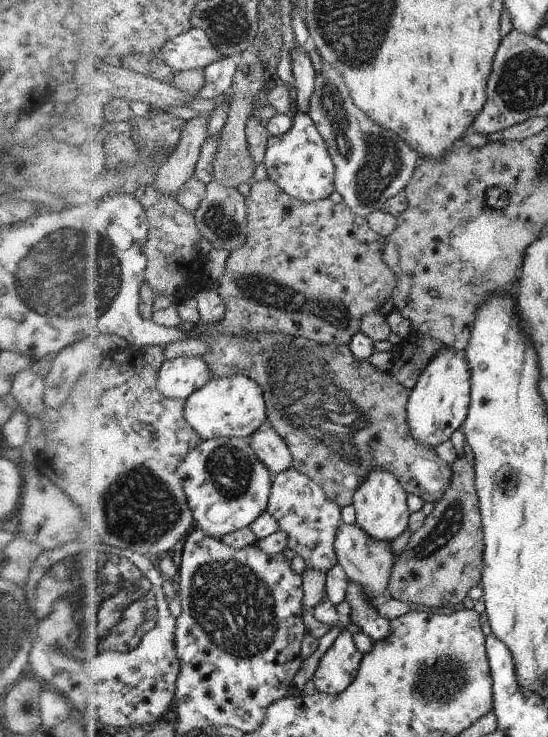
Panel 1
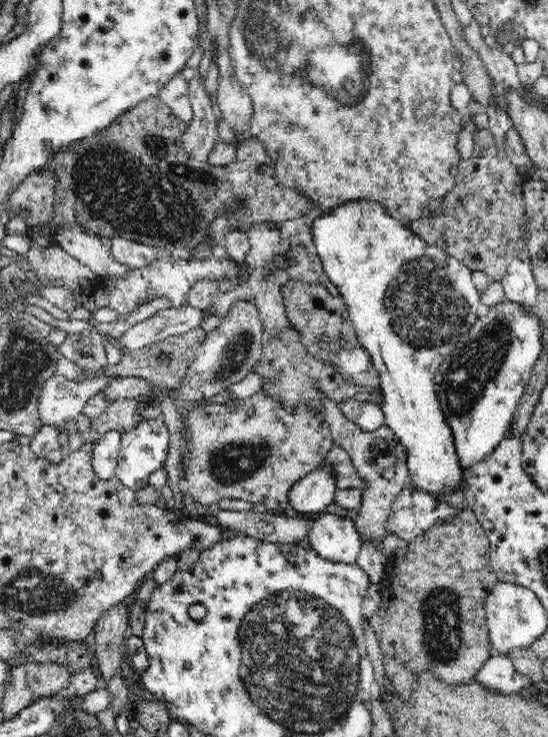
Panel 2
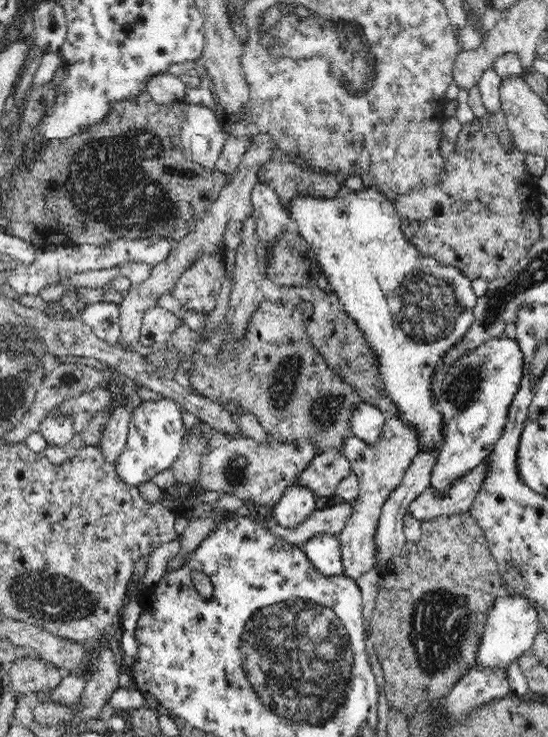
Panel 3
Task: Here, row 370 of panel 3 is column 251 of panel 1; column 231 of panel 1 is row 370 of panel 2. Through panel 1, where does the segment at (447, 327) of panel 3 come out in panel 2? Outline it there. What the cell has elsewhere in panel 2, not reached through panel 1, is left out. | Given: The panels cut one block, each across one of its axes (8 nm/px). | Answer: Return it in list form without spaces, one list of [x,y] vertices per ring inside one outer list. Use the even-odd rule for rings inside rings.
[[[360,202],[344,204],[340,208],[336,208],[332,213],[322,216],[316,222],[315,231],[315,247],[318,251],[318,256],[322,259],[326,275],[330,280],[340,289],[340,296],[346,299],[348,305],[348,313],[352,324],[354,325],[359,343],[366,348],[375,370],[380,375],[380,386],[384,395],[382,403],[382,410],[384,414],[384,424],[395,434],[395,437],[400,441],[404,447],[404,454],[406,459],[406,472],[408,476],[409,485],[413,488],[420,489],[432,496],[451,500],[452,496],[456,496],[458,492],[462,492],[467,488],[466,484],[466,467],[459,459],[459,452],[456,448],[454,440],[454,433],[452,427],[448,423],[447,416],[441,409],[439,403],[439,396],[437,395],[437,388],[435,384],[436,371],[445,356],[452,352],[455,344],[460,340],[460,337],[472,326],[480,313],[480,293],[476,289],[476,284],[472,282],[470,267],[460,262],[454,255],[447,253],[444,249],[429,244],[423,237],[420,237],[416,232],[413,232],[409,227],[404,227],[396,219],[390,218],[375,202]]]

